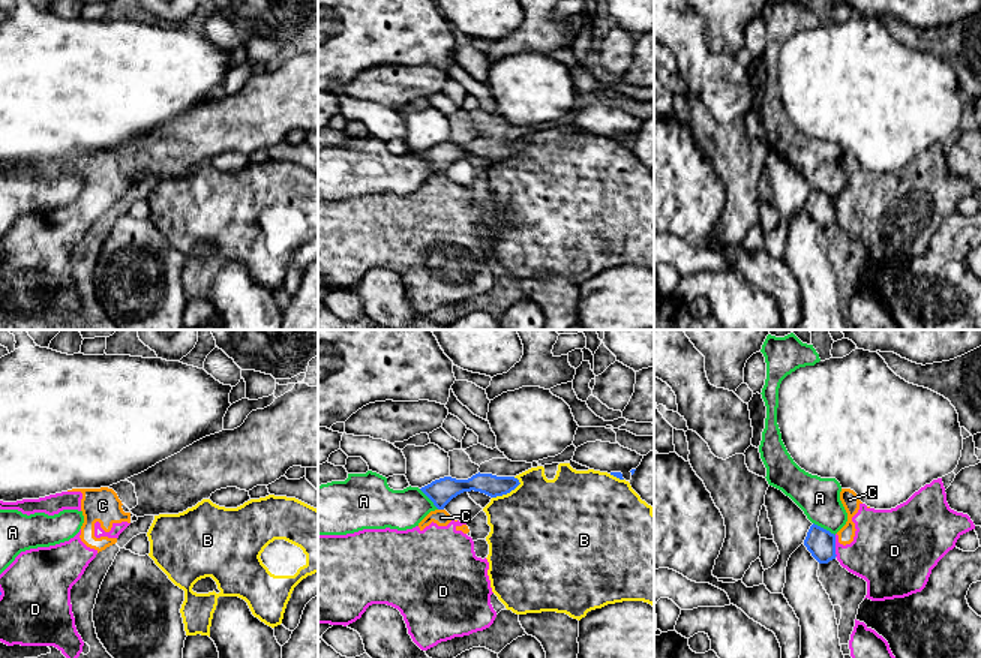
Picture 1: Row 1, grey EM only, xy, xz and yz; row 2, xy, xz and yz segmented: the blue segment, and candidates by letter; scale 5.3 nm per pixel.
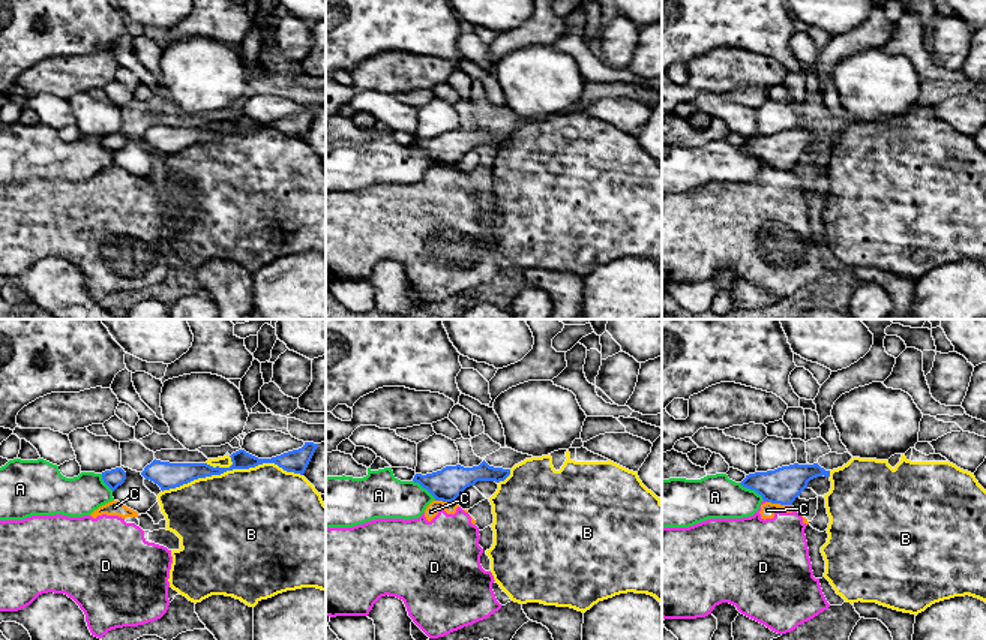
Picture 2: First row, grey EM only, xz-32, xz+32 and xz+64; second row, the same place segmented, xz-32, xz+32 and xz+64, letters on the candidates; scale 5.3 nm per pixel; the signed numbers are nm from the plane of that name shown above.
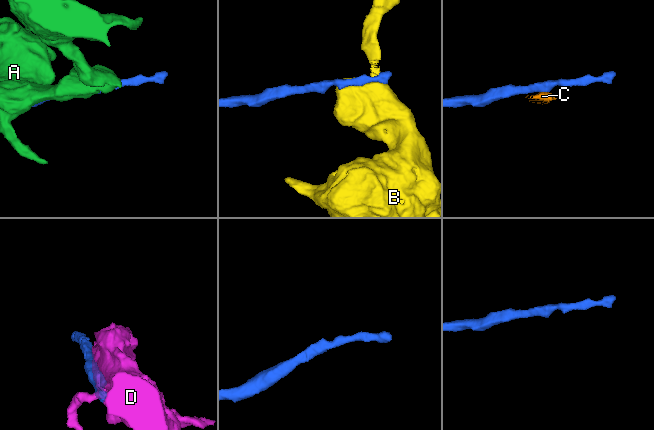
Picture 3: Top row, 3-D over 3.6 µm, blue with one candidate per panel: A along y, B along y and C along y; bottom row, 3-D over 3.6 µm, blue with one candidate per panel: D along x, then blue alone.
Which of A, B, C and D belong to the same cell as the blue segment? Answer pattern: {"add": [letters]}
{"add": []}

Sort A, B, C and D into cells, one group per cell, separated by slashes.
A / B / C D

